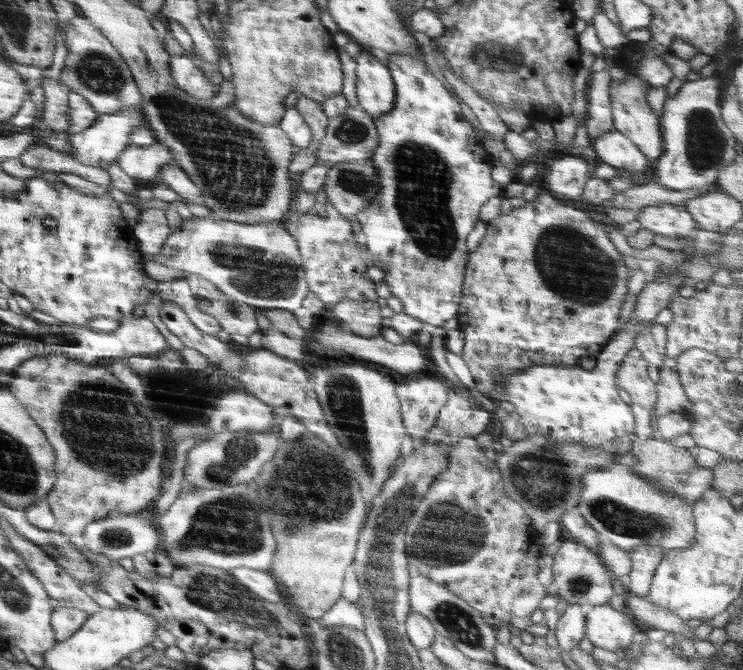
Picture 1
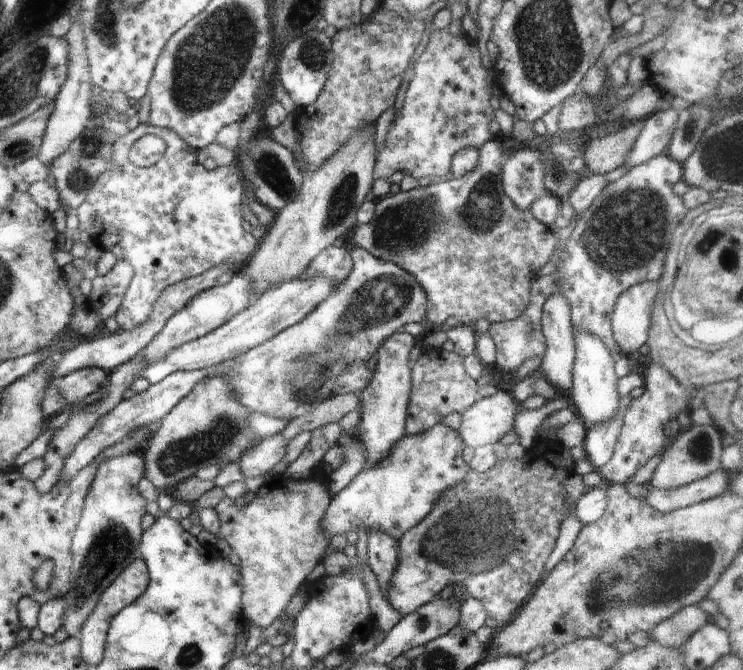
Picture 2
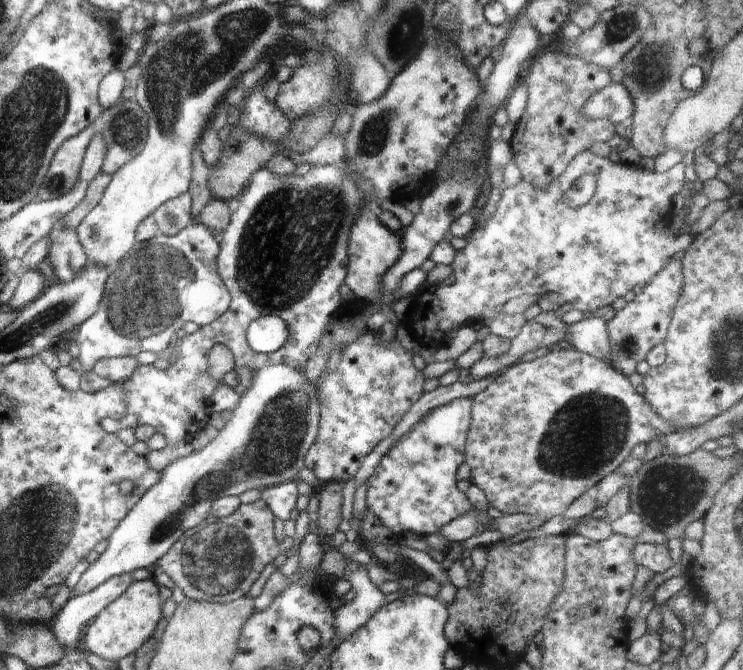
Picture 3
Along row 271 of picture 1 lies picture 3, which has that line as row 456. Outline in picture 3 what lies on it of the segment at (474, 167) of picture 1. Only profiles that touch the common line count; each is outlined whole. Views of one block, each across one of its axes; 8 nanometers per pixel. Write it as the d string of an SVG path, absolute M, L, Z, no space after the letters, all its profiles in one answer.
M466 397L431 410L384 454L370 476L366 504L398 537L413 533L426 538L452 519L474 510L465 492L460 492L456 478L458 468L465 461L472 405L473 398Z

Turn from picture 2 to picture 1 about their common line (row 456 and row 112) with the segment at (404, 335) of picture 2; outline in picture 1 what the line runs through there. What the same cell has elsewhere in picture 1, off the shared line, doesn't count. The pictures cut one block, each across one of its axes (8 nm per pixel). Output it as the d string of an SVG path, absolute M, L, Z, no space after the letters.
M363 49L356 66L358 106L372 118L392 110L396 104L396 90L388 68Z

